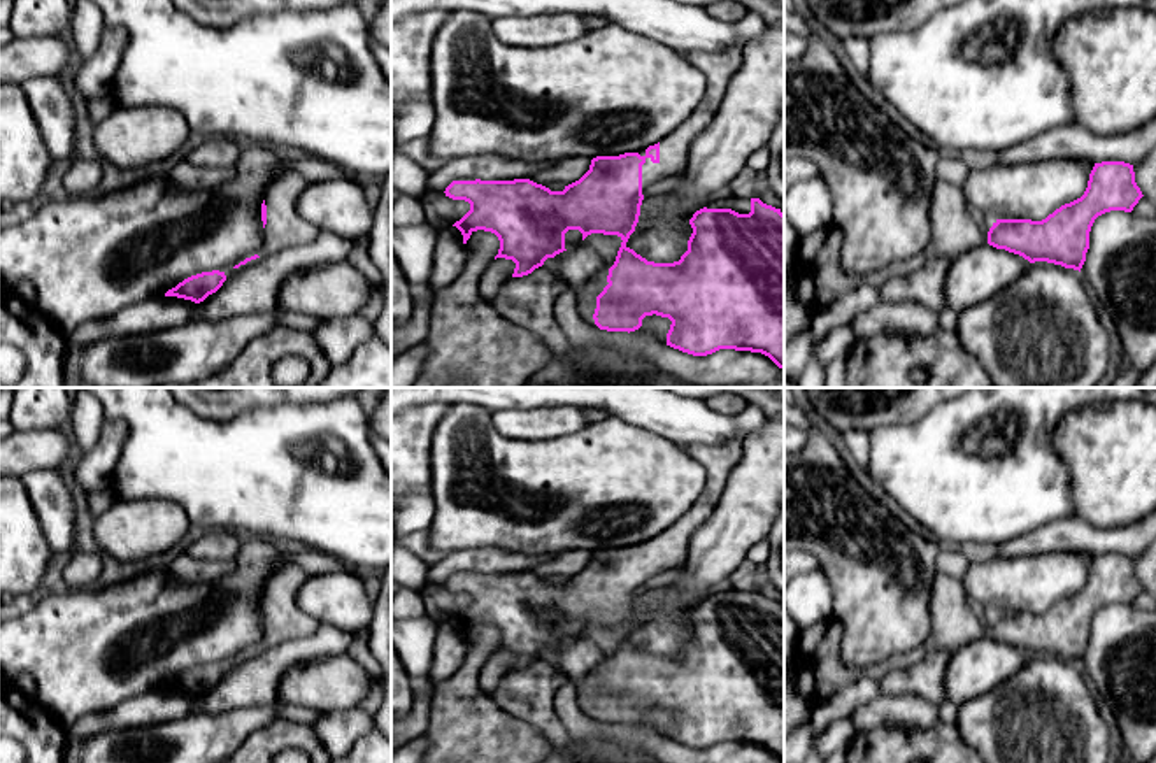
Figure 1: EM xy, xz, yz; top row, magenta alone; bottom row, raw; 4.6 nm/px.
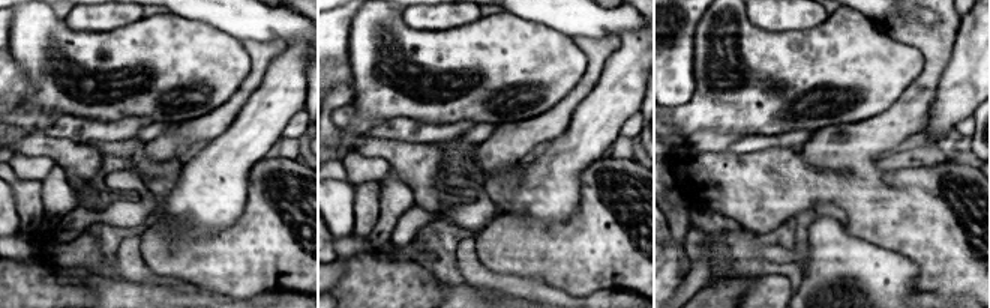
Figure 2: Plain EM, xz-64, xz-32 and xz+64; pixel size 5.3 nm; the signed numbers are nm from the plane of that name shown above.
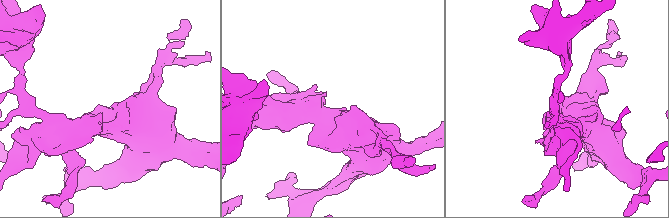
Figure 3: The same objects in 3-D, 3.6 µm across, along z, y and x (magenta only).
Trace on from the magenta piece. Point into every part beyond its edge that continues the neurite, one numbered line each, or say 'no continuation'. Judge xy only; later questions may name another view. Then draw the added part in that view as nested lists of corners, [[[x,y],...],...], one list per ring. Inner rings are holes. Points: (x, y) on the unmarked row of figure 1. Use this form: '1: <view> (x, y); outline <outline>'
1: xy (285, 620); outline [[[284,565],[267,579],[267,617],[260,651],[312,635],[321,624],[298,605],[298,589],[307,579],[309,574],[296,565]]]

